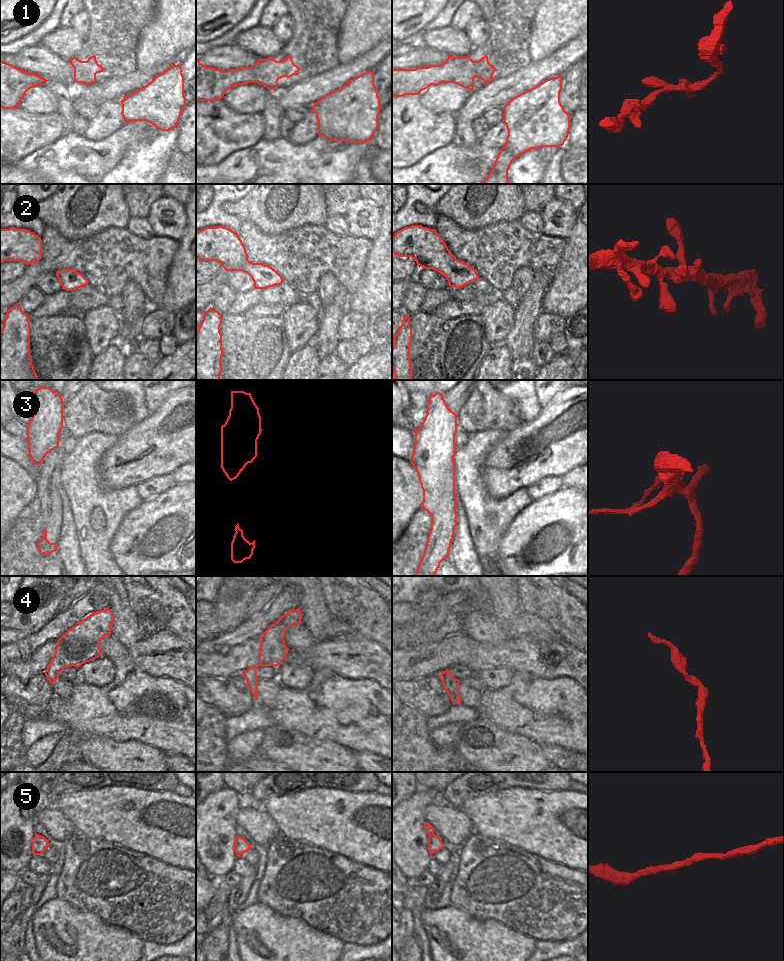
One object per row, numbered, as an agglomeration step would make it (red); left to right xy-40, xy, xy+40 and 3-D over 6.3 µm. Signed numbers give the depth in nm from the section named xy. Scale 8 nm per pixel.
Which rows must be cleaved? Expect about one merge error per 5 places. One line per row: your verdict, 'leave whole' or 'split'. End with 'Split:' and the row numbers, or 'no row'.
1: split
2: leave whole
3: split
4: leave whole
5: leave whole
Split: 1, 3

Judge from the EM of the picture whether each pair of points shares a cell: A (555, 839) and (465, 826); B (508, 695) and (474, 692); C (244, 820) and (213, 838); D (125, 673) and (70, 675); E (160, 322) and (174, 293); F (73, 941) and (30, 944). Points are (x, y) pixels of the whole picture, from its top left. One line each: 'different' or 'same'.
A: different
B: different
C: different
D: different
E: different
F: different

